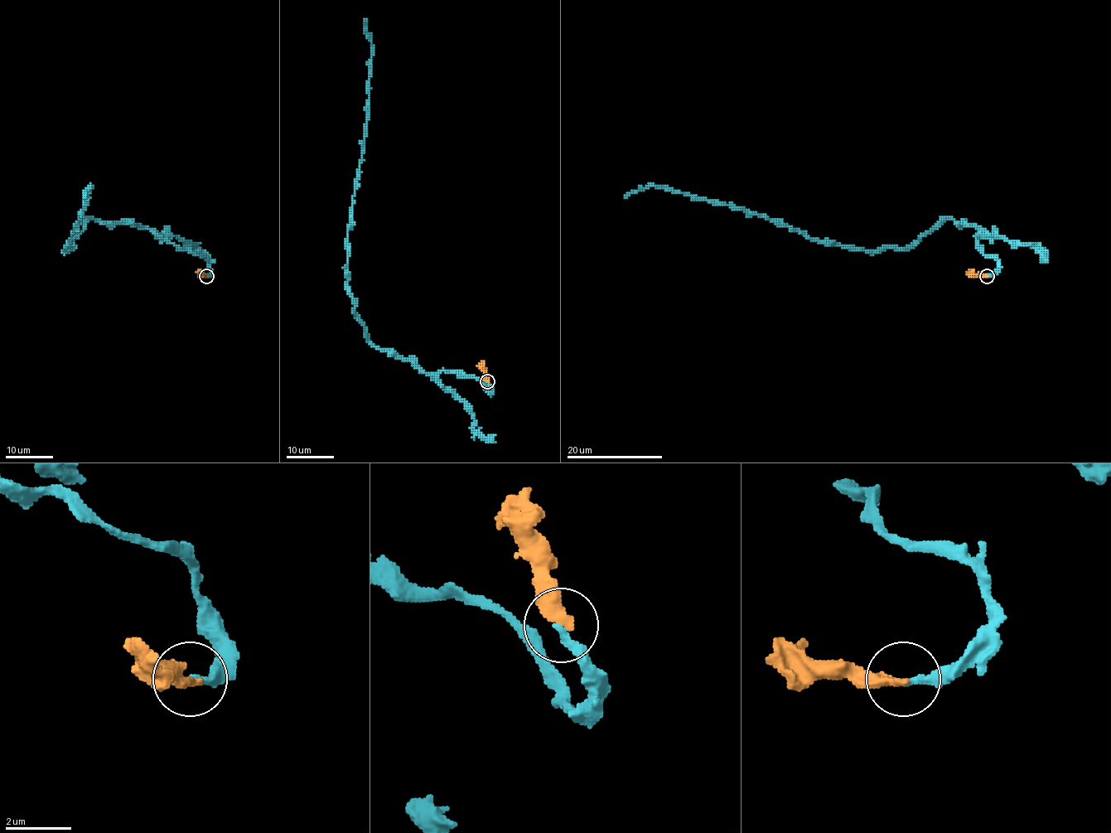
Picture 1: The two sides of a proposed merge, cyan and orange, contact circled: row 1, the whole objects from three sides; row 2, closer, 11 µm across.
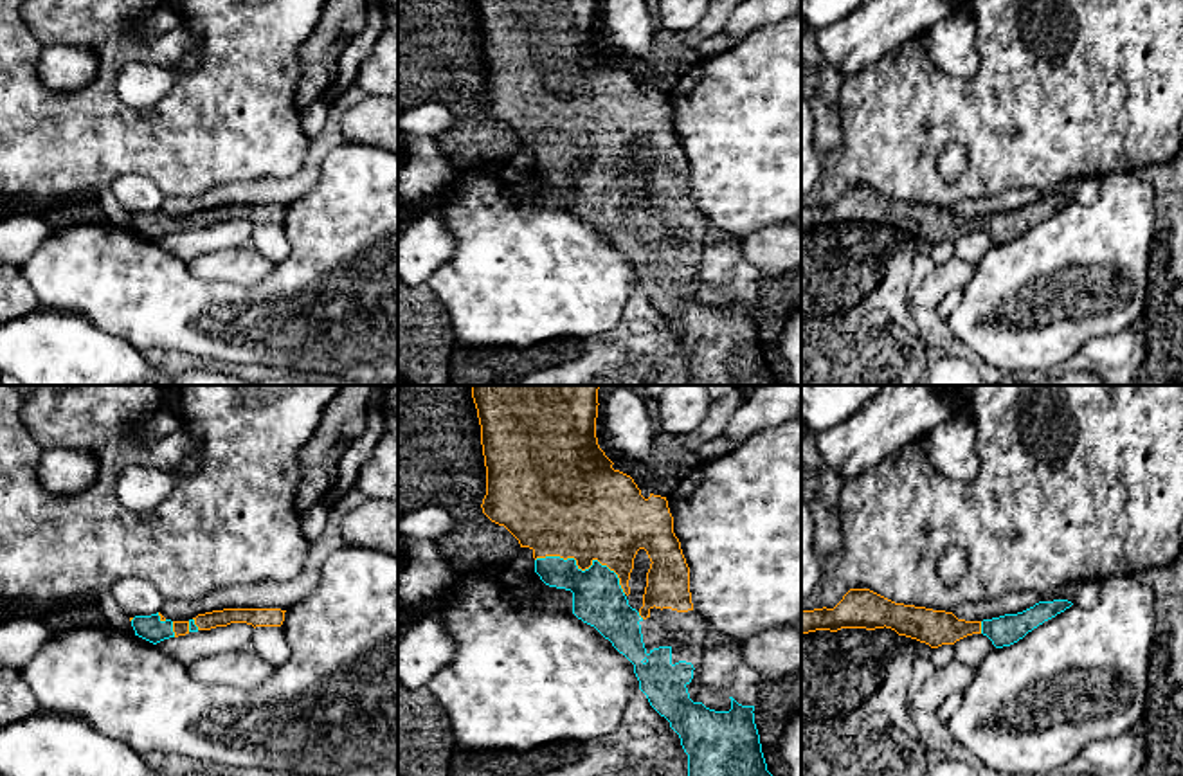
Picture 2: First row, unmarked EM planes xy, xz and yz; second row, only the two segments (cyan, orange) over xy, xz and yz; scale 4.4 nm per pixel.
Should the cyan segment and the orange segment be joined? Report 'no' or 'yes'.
yes

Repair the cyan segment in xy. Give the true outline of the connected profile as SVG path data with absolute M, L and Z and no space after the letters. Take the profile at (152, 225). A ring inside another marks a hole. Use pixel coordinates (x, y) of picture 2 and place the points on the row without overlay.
M223 205L198 211L189 218L171 218L160 209L151 212L130 214L135 232L157 241L169 234L185 232L189 229L211 227L230 220L247 220L256 223L281 223L284 218L281 205Z

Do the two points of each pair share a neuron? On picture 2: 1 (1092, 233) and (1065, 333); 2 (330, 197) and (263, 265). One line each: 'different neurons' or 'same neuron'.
1: same neuron
2: different neurons

